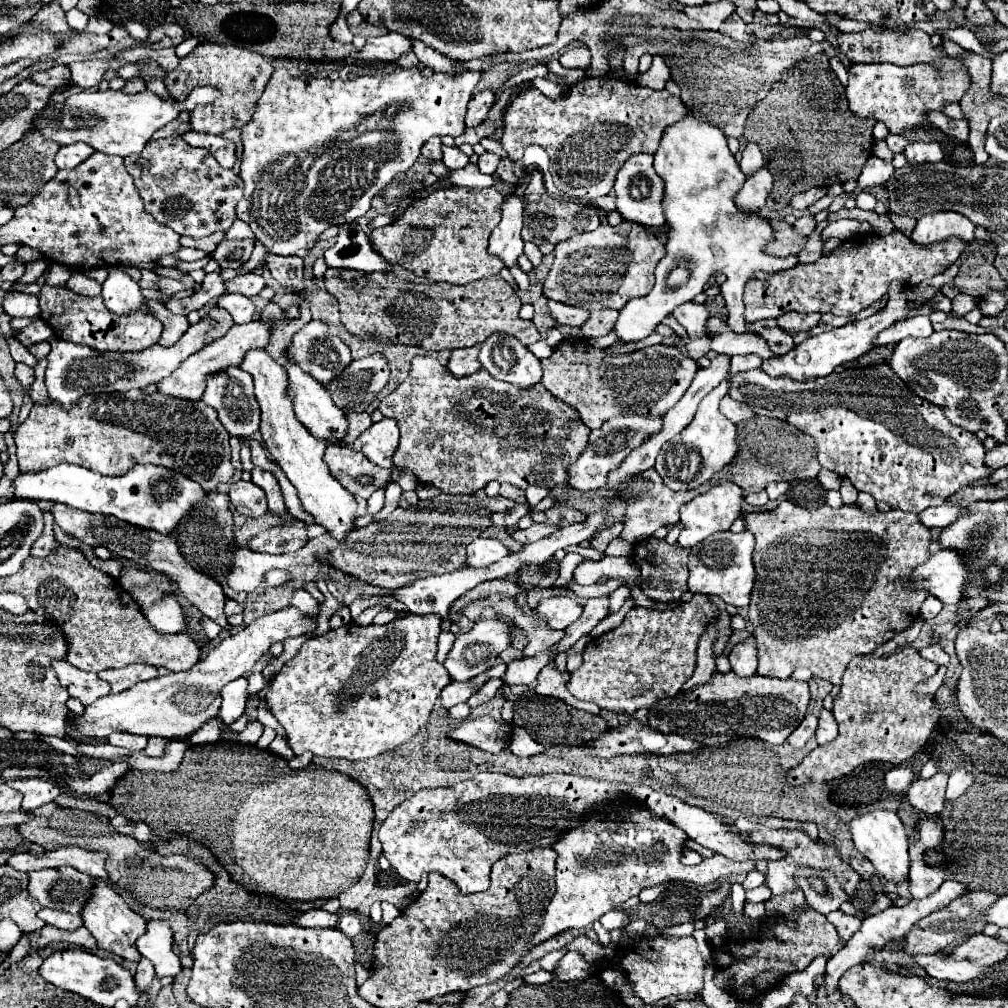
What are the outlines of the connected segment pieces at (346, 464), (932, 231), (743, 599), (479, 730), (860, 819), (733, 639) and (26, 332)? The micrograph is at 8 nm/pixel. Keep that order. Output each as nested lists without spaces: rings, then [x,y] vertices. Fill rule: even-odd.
[[[328,445],[324,460],[331,474],[347,488],[353,496],[369,498],[376,489],[386,486],[391,481],[391,471],[379,468],[369,461],[362,452],[355,451],[351,446]],[[359,476],[371,476],[371,484],[361,484]]]
[[[935,212],[935,214],[927,214],[917,220],[911,240],[921,246],[943,242],[951,236],[971,242],[973,230],[975,230],[975,224],[957,212]]]
[[[745,530],[739,534],[717,532],[703,542],[699,542],[689,552],[689,592],[693,594],[717,594],[727,604],[747,606],[751,600],[751,590],[755,584],[755,566],[753,566],[753,546],[755,536]]]
[[[481,716],[475,720],[467,720],[463,724],[459,724],[455,730],[449,732],[455,740],[473,744],[485,752],[493,752],[497,754],[501,748],[507,746],[509,736],[511,736],[511,728],[507,722],[497,722],[491,716]]]
[[[871,810],[865,814],[855,816],[849,822],[851,836],[855,842],[855,848],[871,860],[871,864],[887,878],[893,882],[907,880],[909,874],[909,854],[907,854],[907,832],[899,820],[899,816],[891,810]]]
[[[734,630],[728,639],[728,642],[723,651],[723,654],[728,656],[729,652],[732,650],[733,646],[735,646],[737,643],[742,642],[743,640],[745,640],[751,636],[753,636],[753,634],[749,633],[746,630],[742,630],[742,631]]]
[[[37,320],[35,324],[23,328],[23,330],[17,334],[17,338],[19,338],[25,346],[35,344],[35,342],[43,342],[43,340],[49,340],[51,336],[53,336],[53,330],[51,330],[51,326],[45,324],[43,320]]]

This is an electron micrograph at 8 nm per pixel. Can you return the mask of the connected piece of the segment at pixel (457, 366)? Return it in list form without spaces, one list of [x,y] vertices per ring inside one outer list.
[[[479,344],[471,346],[471,348],[455,348],[455,350],[451,350],[451,358],[447,362],[447,368],[455,376],[469,376],[479,370],[477,354],[479,354]]]

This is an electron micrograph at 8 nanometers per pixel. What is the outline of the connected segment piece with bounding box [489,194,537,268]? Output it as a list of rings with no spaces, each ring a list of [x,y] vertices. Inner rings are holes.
[[[505,196],[501,204],[501,222],[493,230],[489,238],[489,252],[499,256],[505,262],[505,268],[517,264],[519,254],[523,252],[521,228],[523,228],[523,212],[529,202],[535,202],[537,196]]]

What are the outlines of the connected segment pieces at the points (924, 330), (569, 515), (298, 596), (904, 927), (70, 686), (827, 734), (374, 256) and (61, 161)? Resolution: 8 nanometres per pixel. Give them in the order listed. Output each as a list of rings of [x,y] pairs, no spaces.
[[[915,316],[909,320],[899,320],[897,324],[889,326],[881,336],[877,336],[875,346],[887,346],[887,344],[897,344],[899,340],[911,336],[911,338],[929,338],[933,334],[933,326],[929,316]]]
[[[555,504],[555,506],[551,506],[549,510],[543,512],[543,520],[549,520],[551,524],[567,526],[567,524],[585,520],[585,514],[579,512],[579,510],[575,510],[575,508],[567,508],[565,504]]]
[[[297,588],[297,590],[293,590],[291,604],[293,604],[295,608],[301,608],[303,612],[309,612],[309,614],[317,614],[317,612],[319,612],[315,598],[311,598],[311,594],[309,594],[309,592],[305,592],[303,588]]]
[[[945,880],[937,892],[933,892],[931,896],[927,896],[927,898],[923,898],[923,900],[911,900],[909,904],[905,904],[905,906],[901,906],[901,908],[899,908],[899,906],[889,906],[887,910],[883,910],[883,912],[879,912],[879,914],[867,916],[867,918],[863,920],[861,928],[849,938],[849,942],[845,944],[845,948],[839,950],[833,958],[829,958],[829,962],[827,962],[827,972],[825,972],[825,990],[827,990],[827,994],[831,994],[831,992],[837,988],[837,982],[839,982],[839,978],[843,976],[845,970],[849,970],[851,966],[869,962],[871,956],[873,956],[875,952],[883,950],[883,946],[885,946],[887,942],[897,940],[897,938],[903,938],[903,936],[909,932],[909,928],[911,928],[917,920],[929,916],[933,910],[941,910],[943,906],[947,906],[953,898],[957,898],[957,896],[959,896],[961,892],[965,892],[965,890],[967,890],[967,888],[965,888],[963,884],[957,884],[955,880]]]
[[[53,660],[51,668],[57,674],[61,686],[69,692],[69,696],[79,698],[83,702],[83,706],[89,706],[95,700],[109,694],[109,684],[93,672],[79,670],[65,660]]]
[[[825,708],[821,710],[821,714],[819,714],[819,728],[817,728],[815,736],[817,736],[819,744],[827,744],[827,742],[835,740],[835,736],[837,736],[837,720],[835,720],[831,710],[825,710]]]
[[[357,222],[341,226],[335,246],[325,252],[325,262],[331,268],[351,268],[383,274],[391,272],[391,264],[373,250],[367,234]]]
[[[81,142],[69,144],[69,146],[61,146],[57,156],[55,156],[55,164],[61,170],[63,168],[71,170],[71,168],[79,166],[87,156],[91,156],[91,152],[93,152],[93,148],[89,148],[89,144],[81,144]]]

